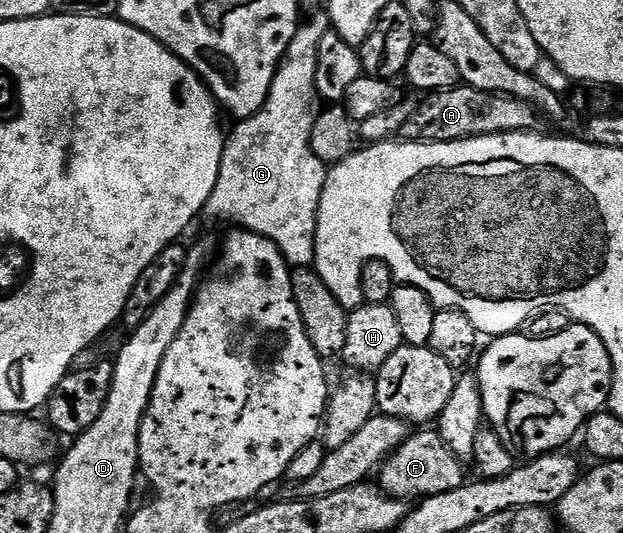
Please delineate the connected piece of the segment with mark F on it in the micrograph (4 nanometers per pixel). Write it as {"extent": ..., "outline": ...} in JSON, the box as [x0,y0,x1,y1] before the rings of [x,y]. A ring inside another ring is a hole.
{"extent":[378,431,466,499],"outline":[[[416,431],[409,435],[380,466],[378,484],[388,496],[401,499],[409,499],[408,497],[423,499],[442,495],[446,491],[454,491],[466,484],[465,462],[459,461],[454,451],[450,451],[450,447],[442,443],[439,432],[424,432],[428,431]]]}

